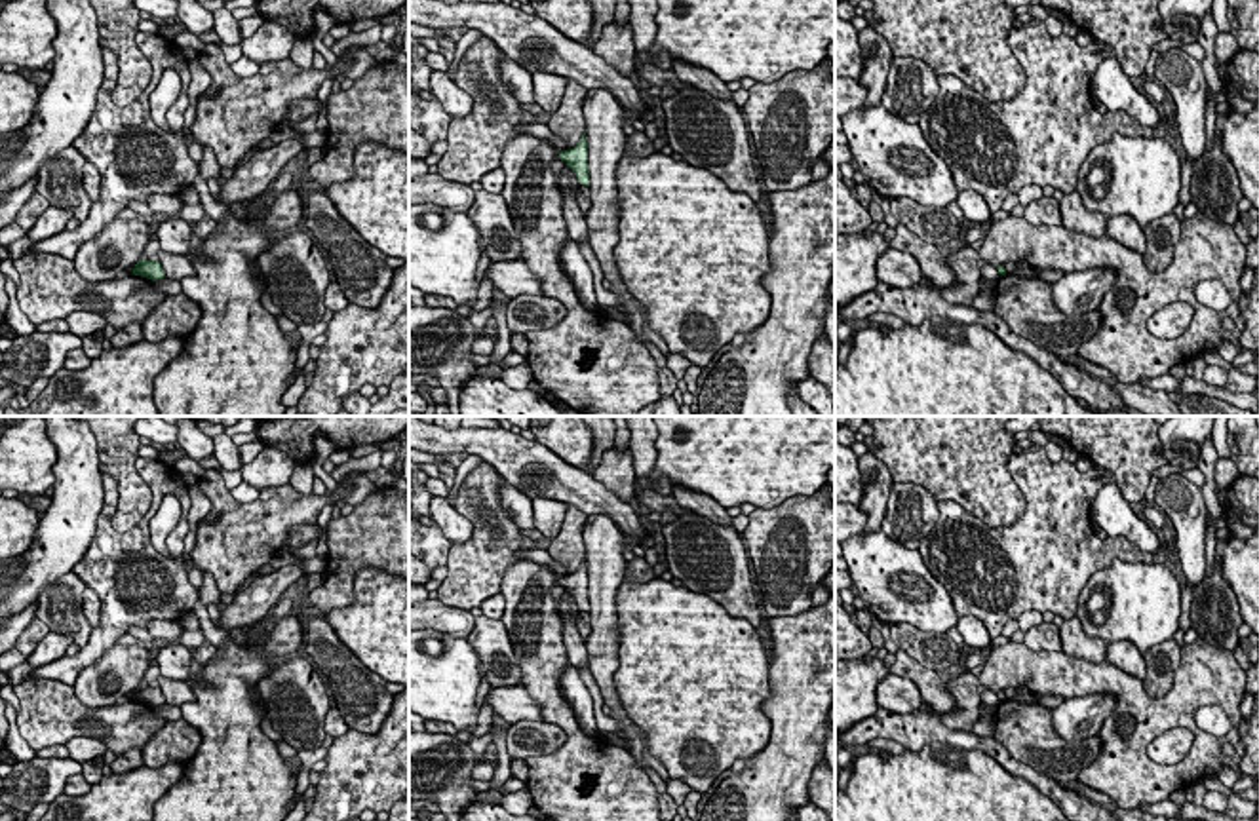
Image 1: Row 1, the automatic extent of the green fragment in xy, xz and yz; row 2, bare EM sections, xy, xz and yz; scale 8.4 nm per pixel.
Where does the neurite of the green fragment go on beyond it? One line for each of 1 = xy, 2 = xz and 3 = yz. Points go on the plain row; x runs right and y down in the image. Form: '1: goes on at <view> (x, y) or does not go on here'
1: does not go on here
2: does not go on here
3: does not go on here

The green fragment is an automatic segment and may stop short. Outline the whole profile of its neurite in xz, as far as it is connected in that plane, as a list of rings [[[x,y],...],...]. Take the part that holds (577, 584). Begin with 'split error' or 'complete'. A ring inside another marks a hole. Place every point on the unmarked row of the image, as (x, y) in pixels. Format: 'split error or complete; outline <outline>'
complete; outline [[[586,557],[574,574],[559,578],[559,585],[571,593],[582,612],[590,612]]]

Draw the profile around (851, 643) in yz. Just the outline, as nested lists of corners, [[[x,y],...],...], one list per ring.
[[[835,601],[835,665],[843,659],[860,659],[873,648],[850,614]]]

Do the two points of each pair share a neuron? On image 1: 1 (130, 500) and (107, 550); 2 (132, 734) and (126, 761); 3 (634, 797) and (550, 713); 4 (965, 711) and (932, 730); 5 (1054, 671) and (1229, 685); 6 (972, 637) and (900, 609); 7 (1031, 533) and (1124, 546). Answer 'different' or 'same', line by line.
1: different
2: different
3: same
4: different
5: same
6: different
7: same

